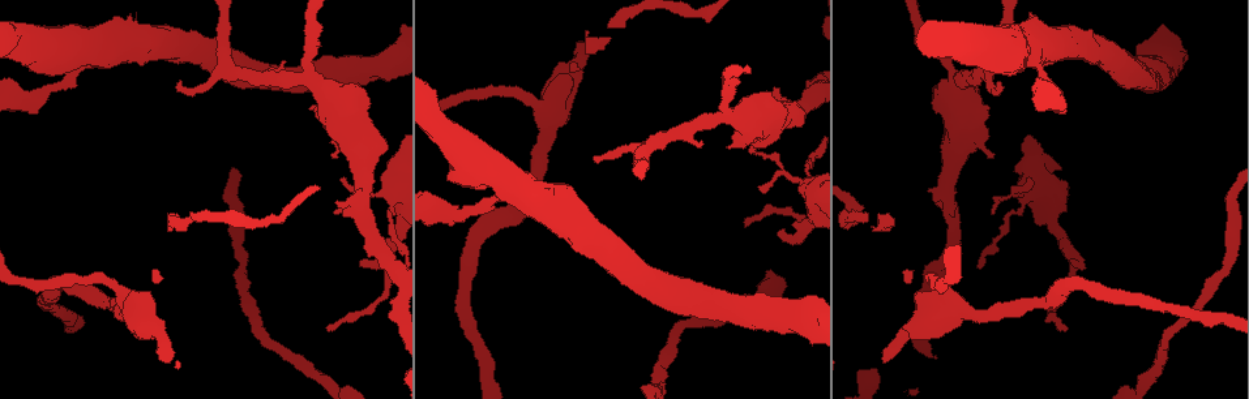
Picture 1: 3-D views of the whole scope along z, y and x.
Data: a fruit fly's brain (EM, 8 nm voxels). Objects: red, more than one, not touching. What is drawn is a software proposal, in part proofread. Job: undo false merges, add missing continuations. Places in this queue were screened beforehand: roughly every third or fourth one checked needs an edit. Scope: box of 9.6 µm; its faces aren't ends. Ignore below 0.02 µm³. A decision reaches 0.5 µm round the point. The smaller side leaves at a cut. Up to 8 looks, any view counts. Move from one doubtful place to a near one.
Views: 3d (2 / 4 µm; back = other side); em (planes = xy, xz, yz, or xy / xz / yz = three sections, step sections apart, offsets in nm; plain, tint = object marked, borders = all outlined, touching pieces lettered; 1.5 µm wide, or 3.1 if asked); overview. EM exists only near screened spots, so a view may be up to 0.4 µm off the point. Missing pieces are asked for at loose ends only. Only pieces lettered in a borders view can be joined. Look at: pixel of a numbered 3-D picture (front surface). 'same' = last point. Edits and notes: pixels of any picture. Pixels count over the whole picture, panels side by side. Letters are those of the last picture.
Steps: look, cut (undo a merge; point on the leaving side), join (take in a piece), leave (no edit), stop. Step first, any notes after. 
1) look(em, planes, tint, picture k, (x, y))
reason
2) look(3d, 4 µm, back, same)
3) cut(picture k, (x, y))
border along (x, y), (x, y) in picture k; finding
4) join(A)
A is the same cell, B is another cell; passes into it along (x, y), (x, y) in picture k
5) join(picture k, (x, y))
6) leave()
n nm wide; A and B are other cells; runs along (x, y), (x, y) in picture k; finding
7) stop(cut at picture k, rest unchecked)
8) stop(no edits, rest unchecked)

look(em, xy, step 4, borders, picture 1, (581, 43))

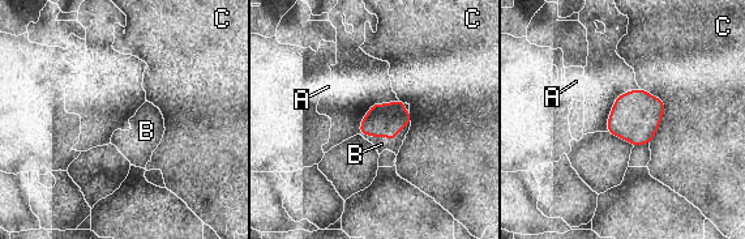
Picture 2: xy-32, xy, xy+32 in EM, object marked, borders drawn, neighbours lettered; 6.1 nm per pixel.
join(B)
200 nm wide; B is the same cell, A and C are other cells; passes into it along (382, 120), (386, 136), (381, 144) in picture 2; the cell continues

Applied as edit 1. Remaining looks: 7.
look(overview)
redraw

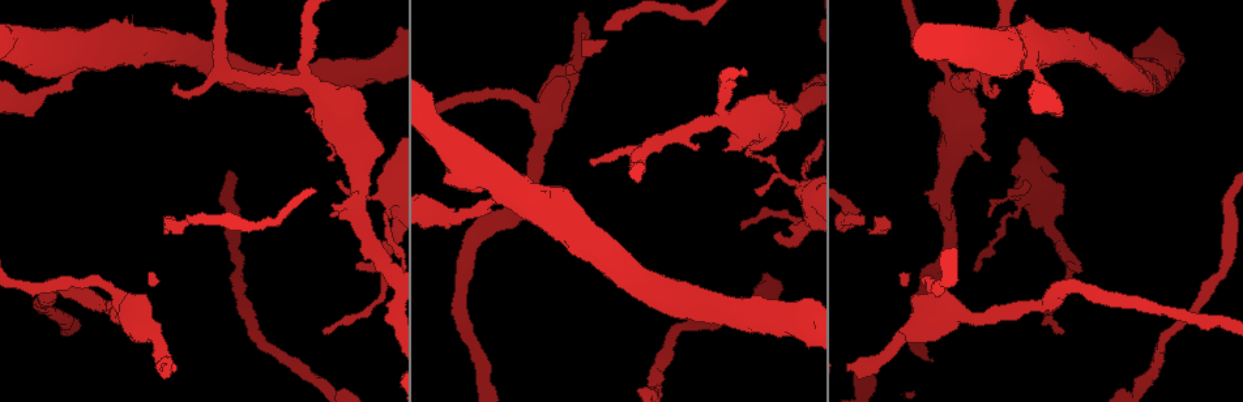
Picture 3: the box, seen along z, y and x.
look(3d, 4 µm, picture 3, (863, 217))
branch stops here

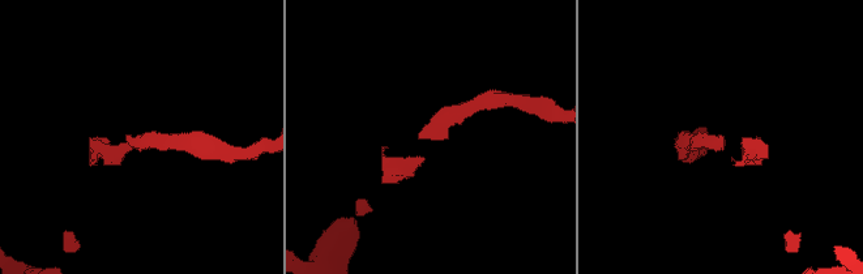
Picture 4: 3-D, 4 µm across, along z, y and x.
look(em, xy, step 8, tint, picture 4, (125, 138))
need the tissue

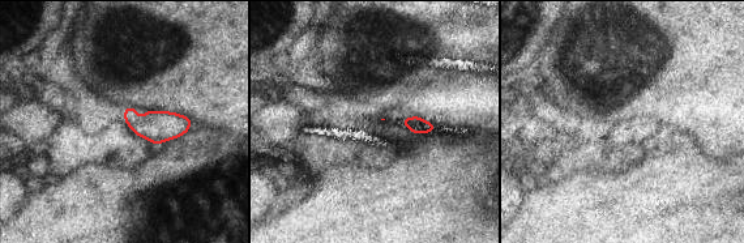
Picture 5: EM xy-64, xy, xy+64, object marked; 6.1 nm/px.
look(em, xz, step 8, borders, same)

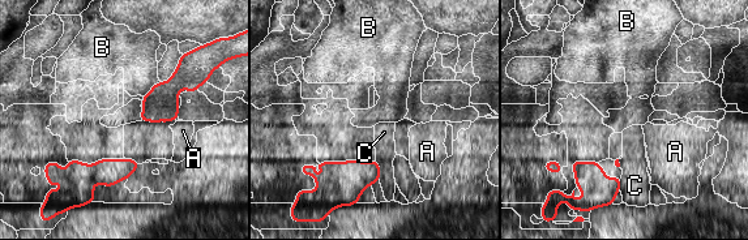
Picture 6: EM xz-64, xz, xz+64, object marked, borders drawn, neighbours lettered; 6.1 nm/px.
leave()
B touches over 150 nm; A, B and C are other cells; border along (159, 81), (142, 97) in picture 6; no lettered piece goes on from it

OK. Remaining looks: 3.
look(3d, 2 µm, picture 3, (935, 207))
free end

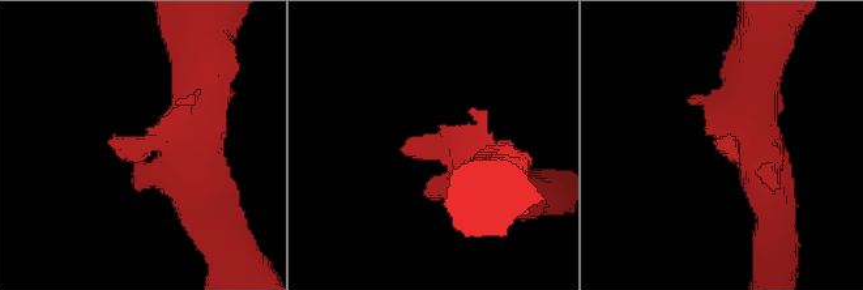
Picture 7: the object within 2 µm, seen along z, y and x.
look(em, xy, step 8, borders, picture 7, (404, 151))
shape alone is not enough

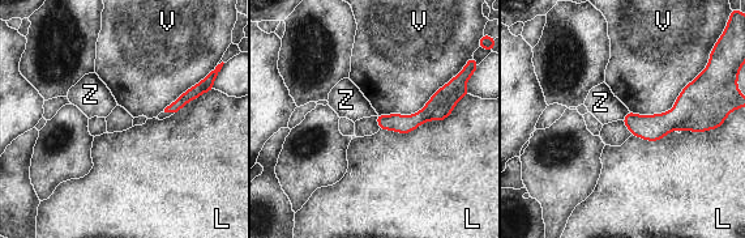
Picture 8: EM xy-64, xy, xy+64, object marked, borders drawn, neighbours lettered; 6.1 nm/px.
look(em, planes, borders, same)

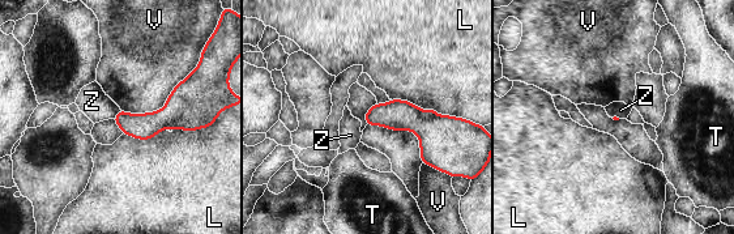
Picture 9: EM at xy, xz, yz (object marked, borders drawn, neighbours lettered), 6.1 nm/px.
leave()
L, T, V and Z are other cells; border along (120, 110), (112, 118) in picture 9; no lettered piece goes on from it

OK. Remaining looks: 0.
stop(join at picture 2, rest unchecked)

